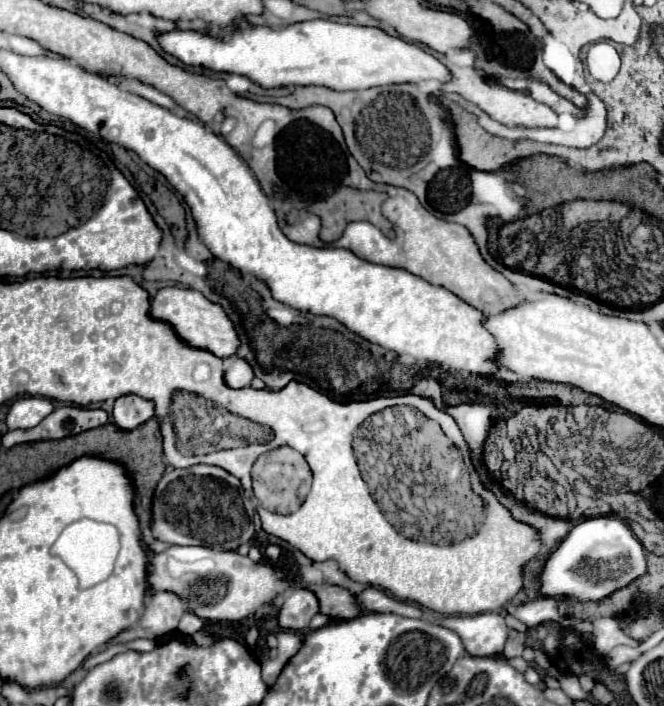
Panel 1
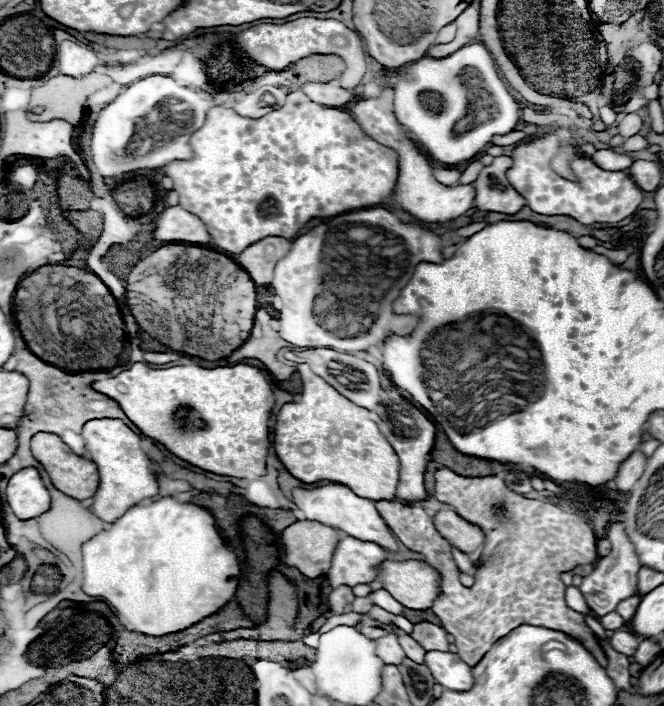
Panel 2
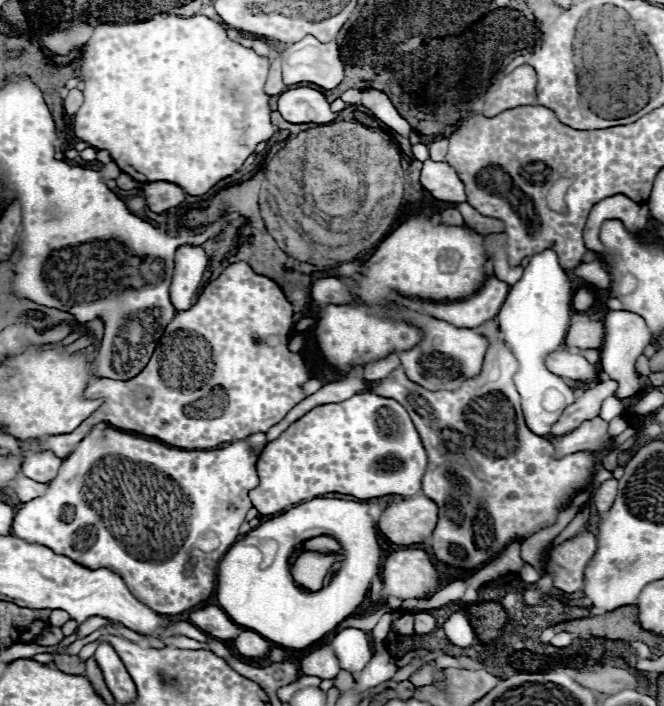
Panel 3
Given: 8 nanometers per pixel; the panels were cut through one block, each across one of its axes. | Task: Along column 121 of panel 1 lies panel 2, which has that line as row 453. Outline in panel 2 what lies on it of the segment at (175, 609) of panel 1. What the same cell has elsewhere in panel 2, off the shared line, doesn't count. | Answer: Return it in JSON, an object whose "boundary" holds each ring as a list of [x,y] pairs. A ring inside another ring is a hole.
{"boundary":[[[636,450],[634,454],[630,454],[622,462],[622,468],[618,470],[618,476],[614,478],[616,488],[622,490],[622,492],[632,490],[632,486],[636,484],[636,480],[640,480],[640,476],[644,474],[644,468],[646,468],[646,456]]]}

